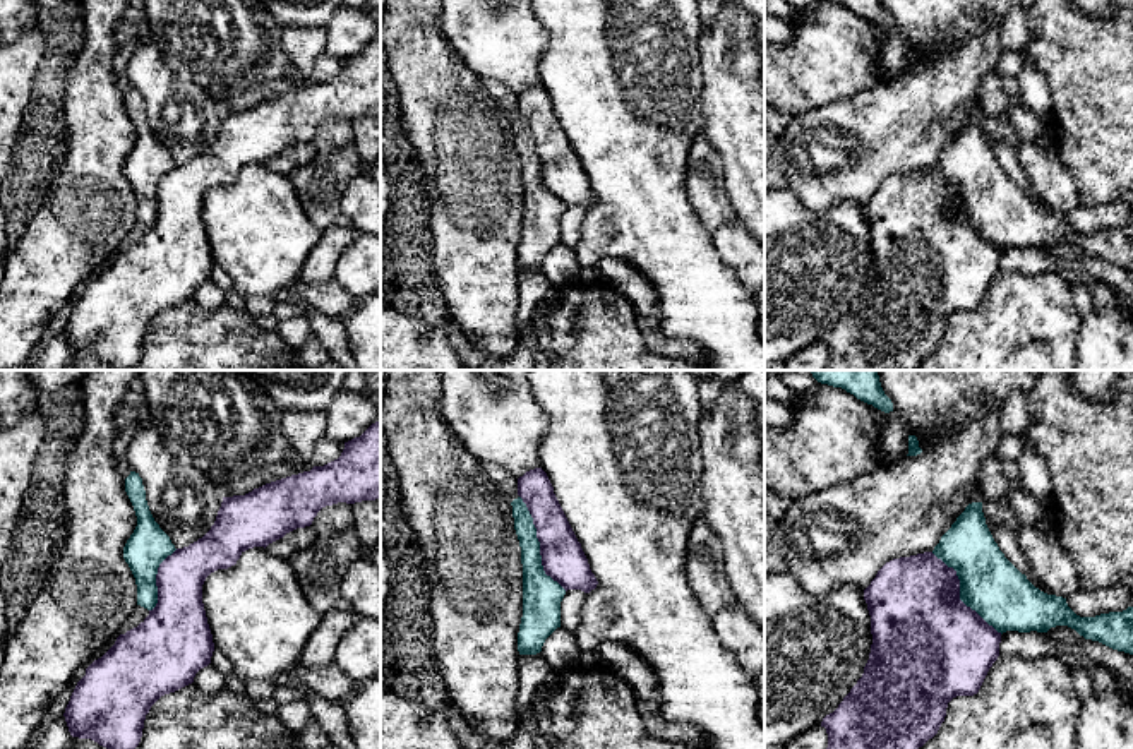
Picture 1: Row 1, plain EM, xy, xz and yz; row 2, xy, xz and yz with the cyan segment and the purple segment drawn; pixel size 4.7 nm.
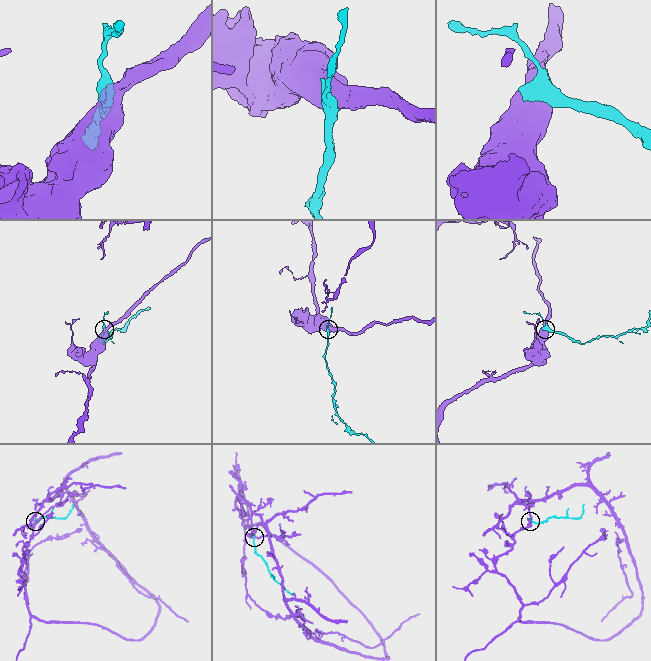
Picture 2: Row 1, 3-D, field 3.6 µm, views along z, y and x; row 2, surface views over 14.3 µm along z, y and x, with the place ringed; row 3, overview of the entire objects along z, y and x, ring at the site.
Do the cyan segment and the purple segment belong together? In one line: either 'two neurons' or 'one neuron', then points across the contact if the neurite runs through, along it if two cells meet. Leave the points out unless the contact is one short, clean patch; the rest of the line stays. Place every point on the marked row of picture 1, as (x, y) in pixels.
two neurons

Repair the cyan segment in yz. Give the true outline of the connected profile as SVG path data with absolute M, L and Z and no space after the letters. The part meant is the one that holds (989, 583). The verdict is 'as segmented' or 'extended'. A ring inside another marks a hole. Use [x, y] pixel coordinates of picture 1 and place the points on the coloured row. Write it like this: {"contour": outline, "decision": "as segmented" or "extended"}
{"contour": "M982 502L965 507L932 554L956 571L960 600L998 632L1047 632L1068 626L1085 639L1133 655L1133 607L1080 617L1066 598L1035 588L999 550Z", "decision": "as segmented"}

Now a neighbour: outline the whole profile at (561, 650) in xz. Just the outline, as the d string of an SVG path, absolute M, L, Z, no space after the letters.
M557 627L543 643L542 655L555 672L566 672L579 665L584 656L574 632Z

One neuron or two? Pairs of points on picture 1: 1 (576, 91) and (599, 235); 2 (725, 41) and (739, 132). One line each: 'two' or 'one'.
1: one
2: one

